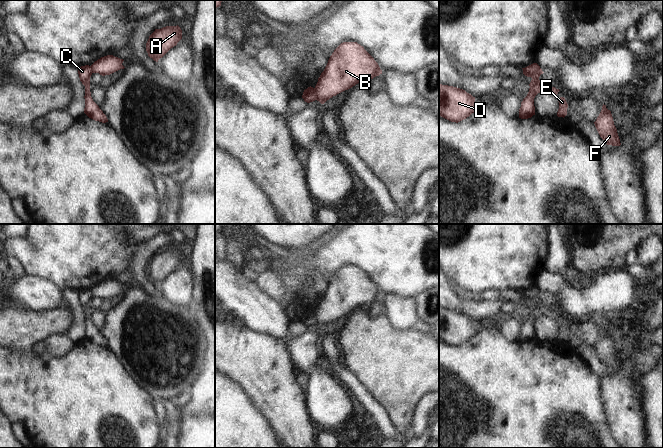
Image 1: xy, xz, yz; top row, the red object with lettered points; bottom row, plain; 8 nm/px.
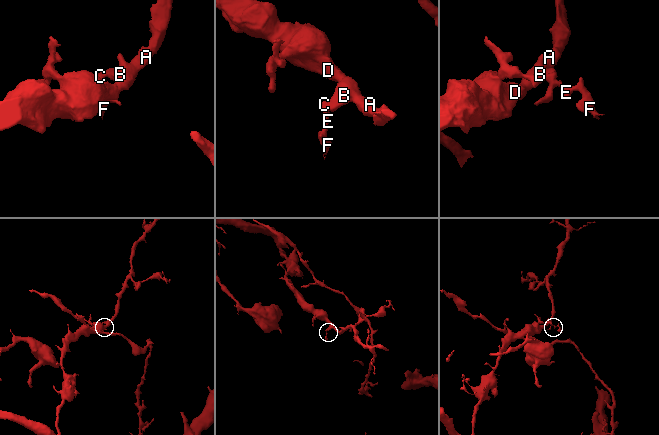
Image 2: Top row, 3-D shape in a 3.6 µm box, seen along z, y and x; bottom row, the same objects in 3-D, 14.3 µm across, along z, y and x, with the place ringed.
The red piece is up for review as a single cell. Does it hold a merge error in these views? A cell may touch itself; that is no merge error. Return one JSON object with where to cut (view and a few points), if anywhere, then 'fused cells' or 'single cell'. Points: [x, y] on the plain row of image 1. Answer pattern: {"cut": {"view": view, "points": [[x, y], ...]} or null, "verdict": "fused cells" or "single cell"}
{"cut": {"view": "xz", "points": [[314, 312], [316, 323]]}, "verdict": "fused cells"}

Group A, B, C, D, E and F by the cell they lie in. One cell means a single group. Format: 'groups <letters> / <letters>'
groups A B D / C E F

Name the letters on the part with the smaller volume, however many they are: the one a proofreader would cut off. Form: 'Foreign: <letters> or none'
Foreign: C, E, F

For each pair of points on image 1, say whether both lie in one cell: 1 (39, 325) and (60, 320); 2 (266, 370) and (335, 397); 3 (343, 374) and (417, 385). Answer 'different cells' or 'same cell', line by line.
1: same cell
2: different cells
3: different cells

